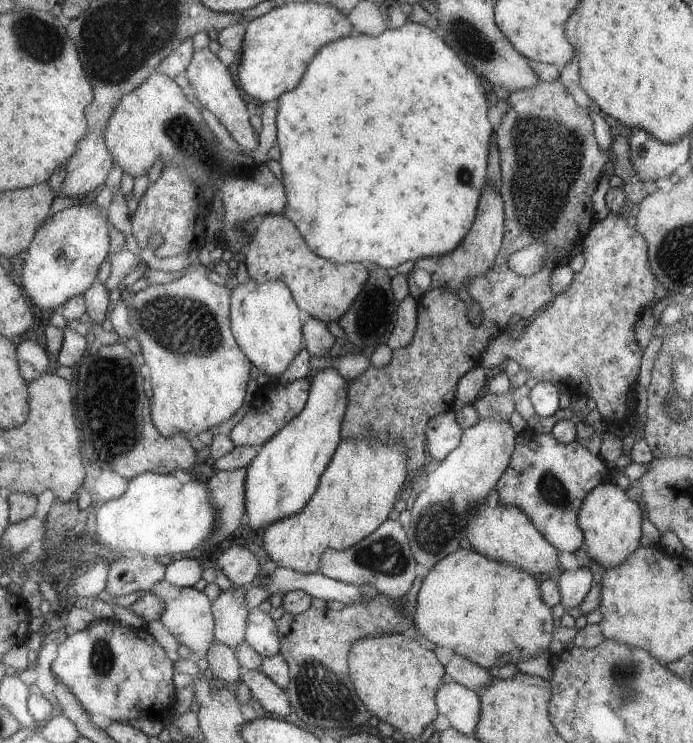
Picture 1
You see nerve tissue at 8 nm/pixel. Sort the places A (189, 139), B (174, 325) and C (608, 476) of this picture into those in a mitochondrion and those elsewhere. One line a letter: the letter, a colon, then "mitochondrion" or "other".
A: mitochondrion
B: mitochondrion
C: other

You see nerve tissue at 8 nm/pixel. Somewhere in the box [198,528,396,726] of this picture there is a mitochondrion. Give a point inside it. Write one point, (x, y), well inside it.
(318, 685)

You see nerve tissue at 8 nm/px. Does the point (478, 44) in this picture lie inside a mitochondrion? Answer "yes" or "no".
yes

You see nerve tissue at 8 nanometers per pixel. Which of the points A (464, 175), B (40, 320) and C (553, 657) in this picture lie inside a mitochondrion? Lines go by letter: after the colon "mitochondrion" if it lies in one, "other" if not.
A: mitochondrion
B: other
C: other

